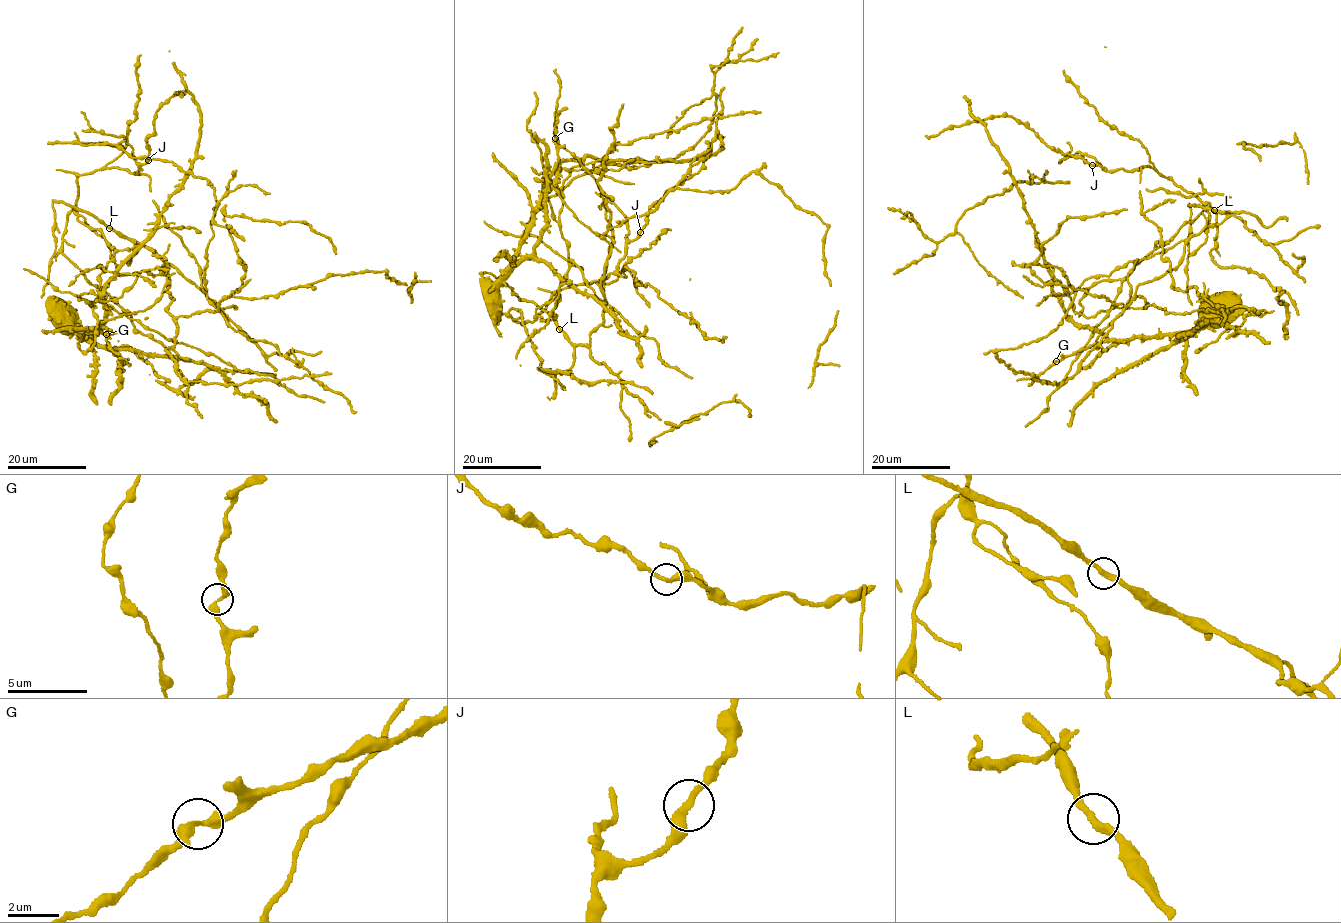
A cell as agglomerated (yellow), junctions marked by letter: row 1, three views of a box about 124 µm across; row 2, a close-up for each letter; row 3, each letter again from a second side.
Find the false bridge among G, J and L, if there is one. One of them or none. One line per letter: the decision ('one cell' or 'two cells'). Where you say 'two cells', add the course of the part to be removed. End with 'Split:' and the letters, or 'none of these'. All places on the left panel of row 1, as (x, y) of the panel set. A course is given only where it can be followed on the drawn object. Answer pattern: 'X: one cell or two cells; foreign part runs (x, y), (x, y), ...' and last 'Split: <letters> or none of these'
G: one cell
J: one cell
L: one cell
Split: none of these

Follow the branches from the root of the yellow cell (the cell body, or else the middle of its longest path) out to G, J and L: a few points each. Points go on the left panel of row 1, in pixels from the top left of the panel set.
G: (104, 308), (108, 313), (103, 326), (113, 333), (106, 334)
J: (104, 308), (117, 274), (97, 267), (116, 252), (78, 220), (76, 179), (137, 173), (148, 160)
L: (104, 308), (108, 320), (143, 311), (160, 296), (167, 279), (160, 269), (167, 264), (163, 257), (109, 228)

